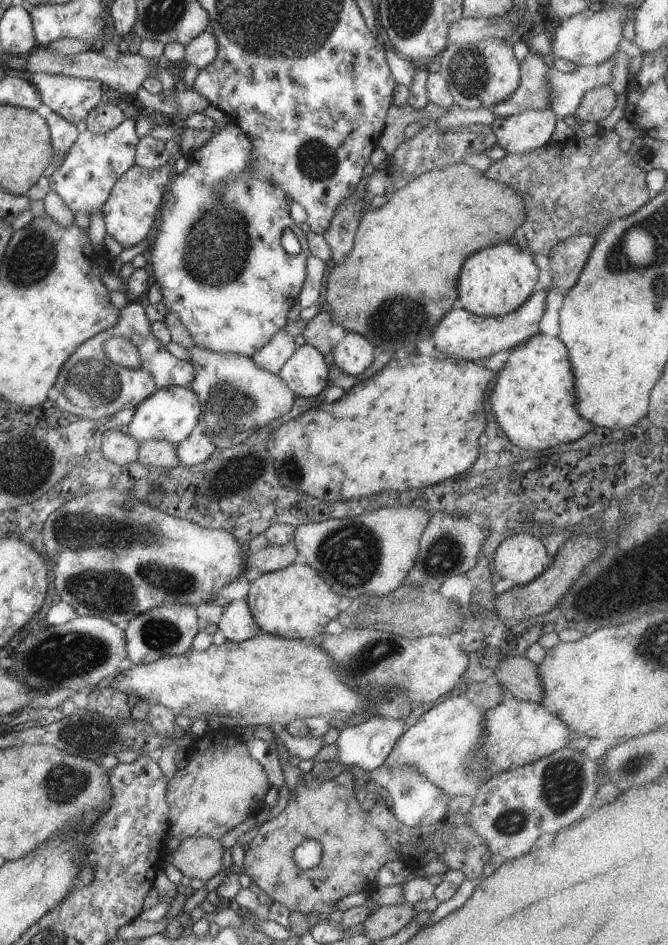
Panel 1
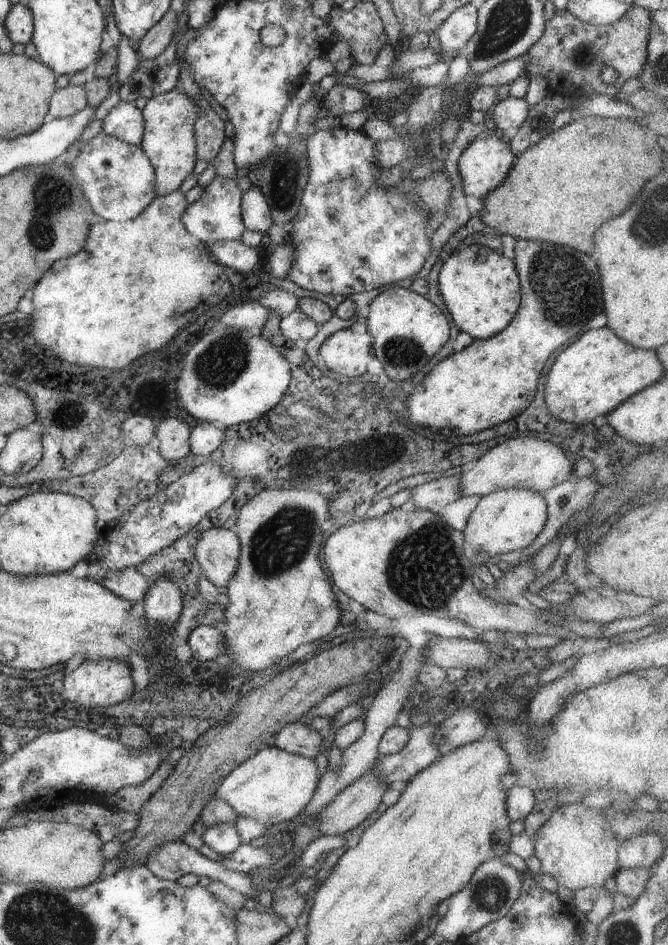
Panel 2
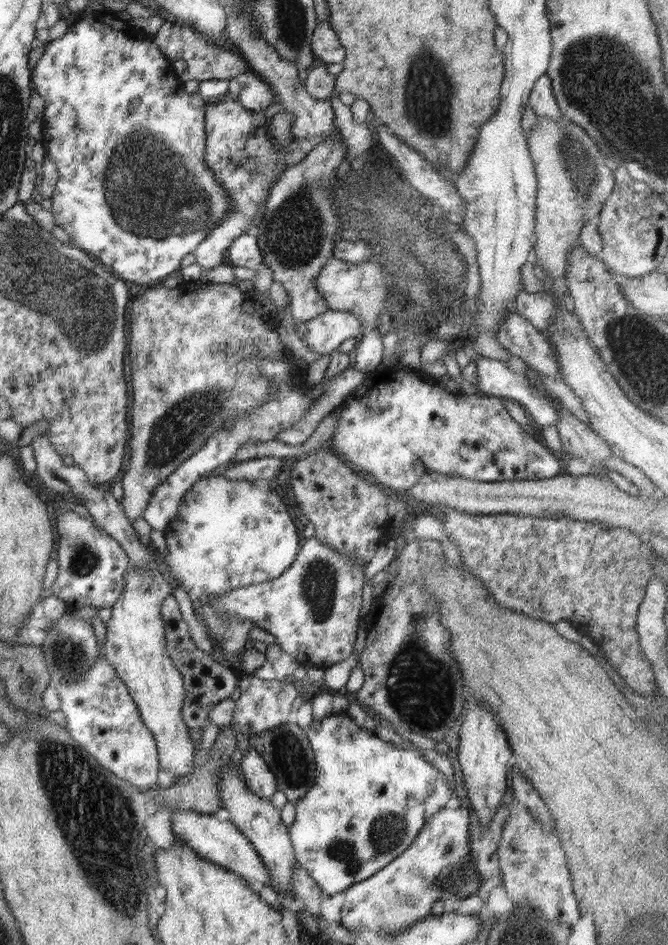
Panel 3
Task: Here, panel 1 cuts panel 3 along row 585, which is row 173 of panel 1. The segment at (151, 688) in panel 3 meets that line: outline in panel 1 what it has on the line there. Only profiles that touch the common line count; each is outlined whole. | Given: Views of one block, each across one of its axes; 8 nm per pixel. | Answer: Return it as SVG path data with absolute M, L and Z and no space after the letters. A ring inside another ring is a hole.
M168 164L158 170L146 170L140 166L132 166L116 181L110 191L108 200L101 208L105 229L123 248L136 246L145 238L149 238L150 230L164 198L166 185L172 180L174 170Z

